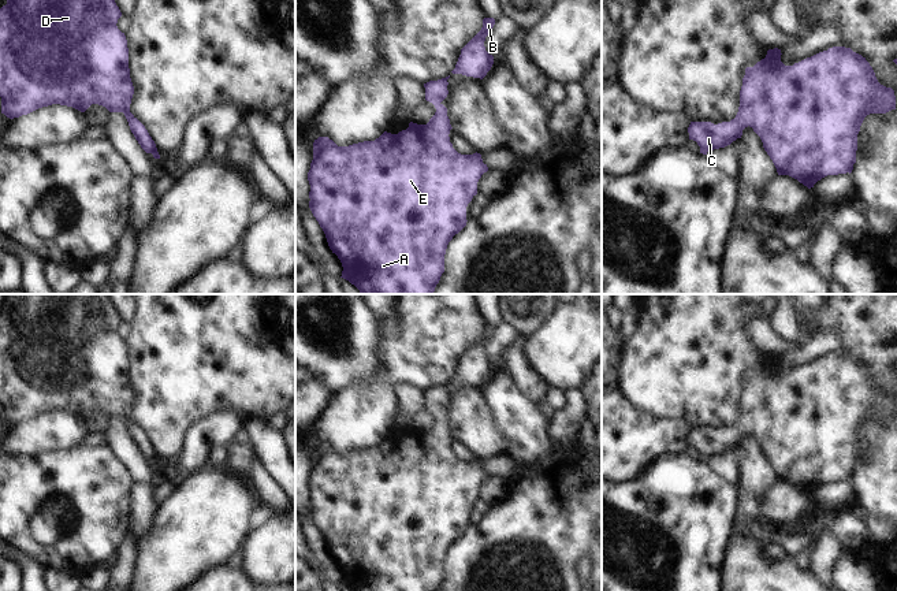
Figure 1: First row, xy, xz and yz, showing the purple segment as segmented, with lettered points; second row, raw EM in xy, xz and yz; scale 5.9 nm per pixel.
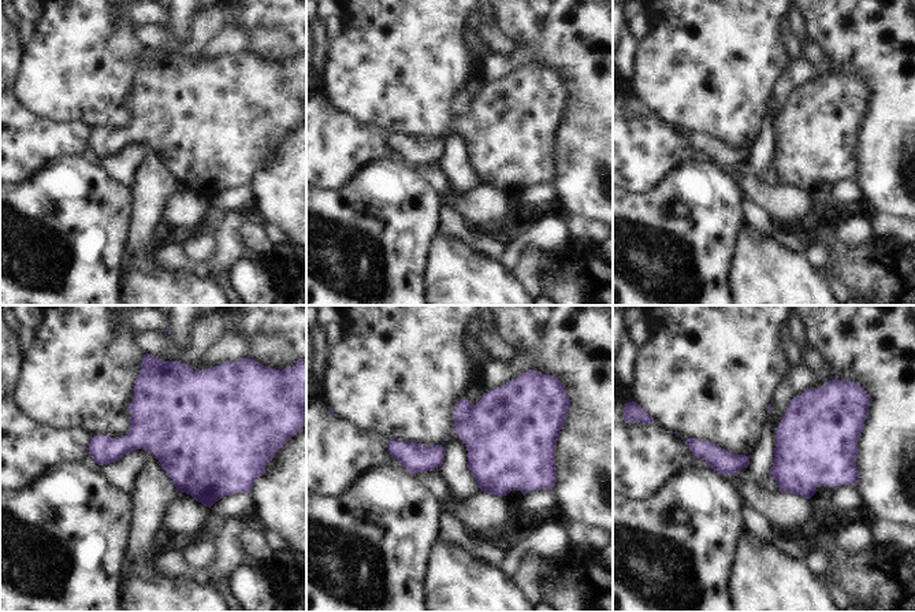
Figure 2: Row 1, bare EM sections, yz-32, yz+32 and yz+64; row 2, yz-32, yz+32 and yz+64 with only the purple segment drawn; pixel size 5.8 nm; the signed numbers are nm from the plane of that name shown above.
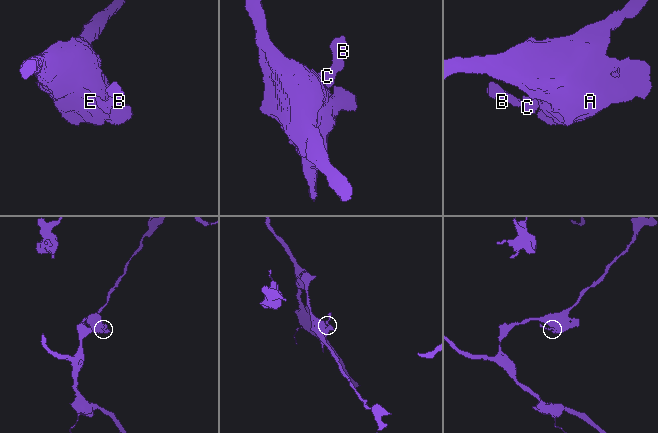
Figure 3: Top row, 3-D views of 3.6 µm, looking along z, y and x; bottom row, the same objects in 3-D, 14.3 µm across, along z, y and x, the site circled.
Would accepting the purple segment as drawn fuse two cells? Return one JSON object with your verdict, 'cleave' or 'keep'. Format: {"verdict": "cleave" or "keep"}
{"verdict": "keep"}

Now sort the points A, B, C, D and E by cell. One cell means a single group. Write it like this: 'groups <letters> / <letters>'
groups A B C D E

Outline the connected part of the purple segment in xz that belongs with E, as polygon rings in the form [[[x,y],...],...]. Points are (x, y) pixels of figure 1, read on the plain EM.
[[[450,382],[424,390],[425,406],[432,409],[436,415],[435,421],[427,431],[417,431],[410,428],[409,434],[399,438],[398,441],[384,438],[375,447],[364,447],[349,453],[338,453],[328,443],[319,443],[313,449],[313,467],[308,479],[308,487],[310,491],[309,514],[323,535],[330,555],[342,569],[343,577],[340,584],[349,587],[351,591],[438,591],[442,580],[444,579],[444,561],[447,551],[453,543],[466,532],[466,513],[477,501],[477,488],[481,482],[488,477],[488,473],[483,469],[480,460],[476,458],[473,461],[461,461],[453,454],[453,450],[450,449],[448,441],[453,434],[447,423],[447,415],[442,410],[442,408],[448,401],[448,384]]]

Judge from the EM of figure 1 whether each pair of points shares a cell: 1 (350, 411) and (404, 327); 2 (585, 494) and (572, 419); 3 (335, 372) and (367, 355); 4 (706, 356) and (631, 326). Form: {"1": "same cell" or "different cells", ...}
{"1": "same cell", "2": "different cells", "3": "same cell", "4": "different cells"}

